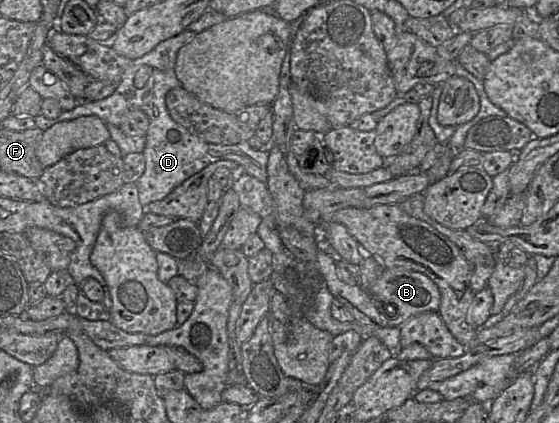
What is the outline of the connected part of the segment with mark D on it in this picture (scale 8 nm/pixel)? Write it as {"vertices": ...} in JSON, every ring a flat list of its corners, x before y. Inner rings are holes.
{"vertices":[[184,30,176,36,160,42,150,52,132,60,132,63,122,75,117,88,110,96,98,101,79,101,73,109,63,111,53,119,39,114,34,117,35,127,45,131,58,122,92,115,99,117,105,124,111,123,119,127,122,122,122,117,126,112,134,109,143,111,149,120,146,144,143,151,146,167,144,173,135,183,138,189,139,202,144,207,152,202,162,200,189,177,198,173,209,164,220,160,236,162,240,167,241,173,247,173,267,184,268,147,263,150,254,150,247,141,234,145,213,144,202,141,176,123,168,112,165,103,167,92,173,88,182,86,175,74,177,53,195,35,195,32],[143,65,151,66,153,72,142,88,136,88,134,86,134,76,137,70]]}

